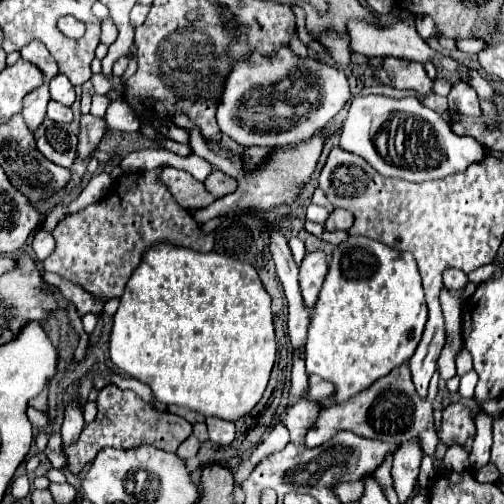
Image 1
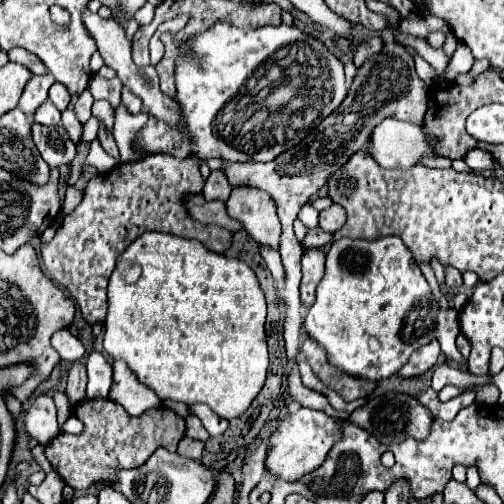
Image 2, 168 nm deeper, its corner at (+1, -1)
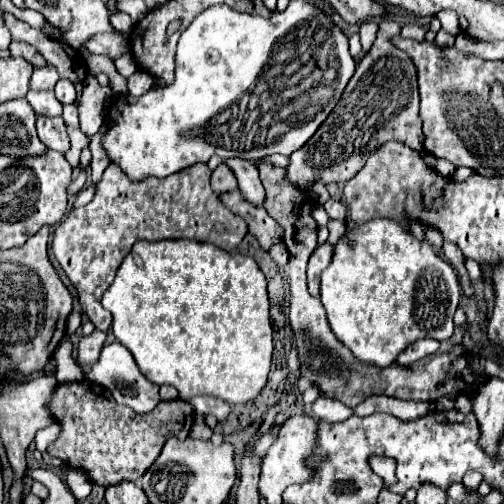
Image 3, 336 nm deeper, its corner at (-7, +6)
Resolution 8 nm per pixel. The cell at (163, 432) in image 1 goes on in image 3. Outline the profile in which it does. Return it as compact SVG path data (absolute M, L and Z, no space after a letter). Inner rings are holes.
M88 380L60 384L50 402L50 412L62 424L62 432L48 452L72 468L80 468L98 486L112 486L122 480L138 480L158 458L168 438L184 440L194 424L194 408L176 398L160 402L148 414L136 414L128 406L116 404L112 394Z

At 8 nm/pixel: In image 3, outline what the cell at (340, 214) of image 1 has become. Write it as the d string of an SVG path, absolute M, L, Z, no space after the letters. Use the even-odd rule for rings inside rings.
M330 198L330 200L324 204L324 210L326 210L326 214L328 214L332 220L344 220L344 218L348 216L346 204L340 202L340 200L334 200L334 198Z

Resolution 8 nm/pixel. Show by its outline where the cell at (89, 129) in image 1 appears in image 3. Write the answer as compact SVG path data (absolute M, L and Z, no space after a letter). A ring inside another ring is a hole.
M66 104L66 106L64 106L62 118L64 118L66 126L78 128L78 108L76 108L76 104Z

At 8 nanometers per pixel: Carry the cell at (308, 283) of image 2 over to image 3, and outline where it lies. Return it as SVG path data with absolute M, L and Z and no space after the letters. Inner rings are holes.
M324 242L320 244L310 260L308 260L308 290L312 296L318 296L320 294L320 274L328 268L330 260L332 260L332 244L330 242Z

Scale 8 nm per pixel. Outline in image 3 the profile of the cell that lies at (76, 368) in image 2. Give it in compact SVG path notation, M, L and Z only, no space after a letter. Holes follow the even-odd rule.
M94 330L90 336L82 338L78 344L78 364L80 366L94 364L100 356L104 340L106 340L106 332L102 332L102 330Z

